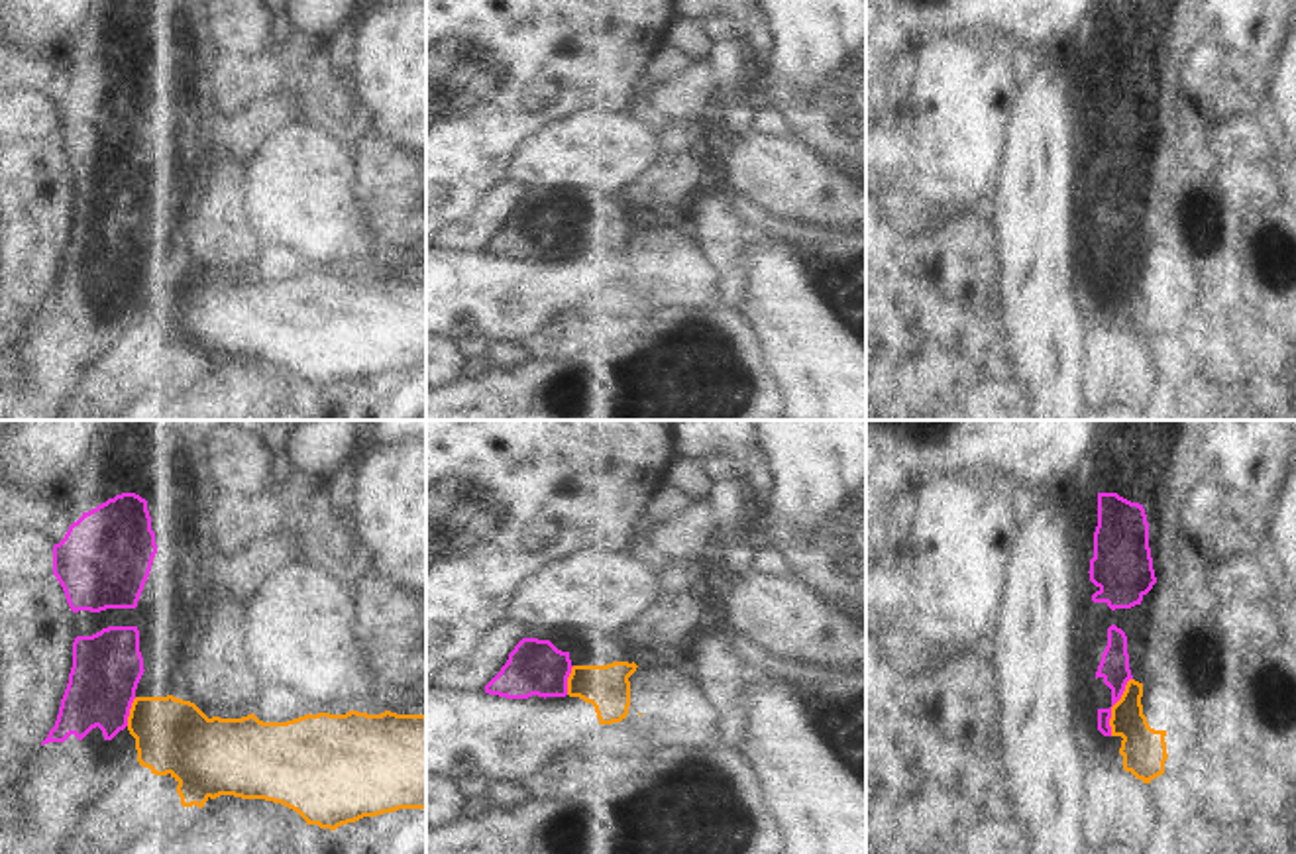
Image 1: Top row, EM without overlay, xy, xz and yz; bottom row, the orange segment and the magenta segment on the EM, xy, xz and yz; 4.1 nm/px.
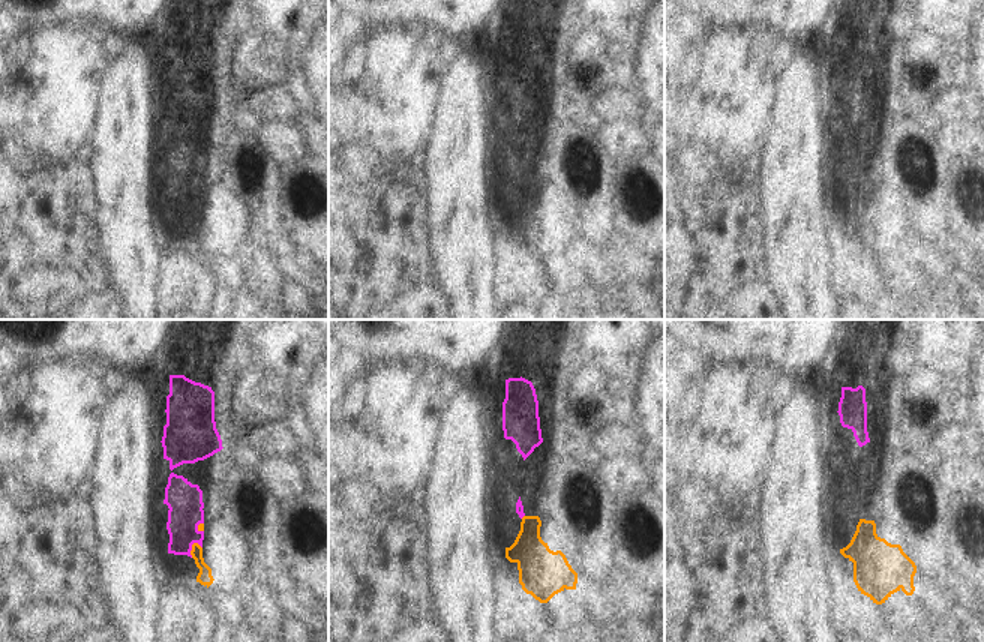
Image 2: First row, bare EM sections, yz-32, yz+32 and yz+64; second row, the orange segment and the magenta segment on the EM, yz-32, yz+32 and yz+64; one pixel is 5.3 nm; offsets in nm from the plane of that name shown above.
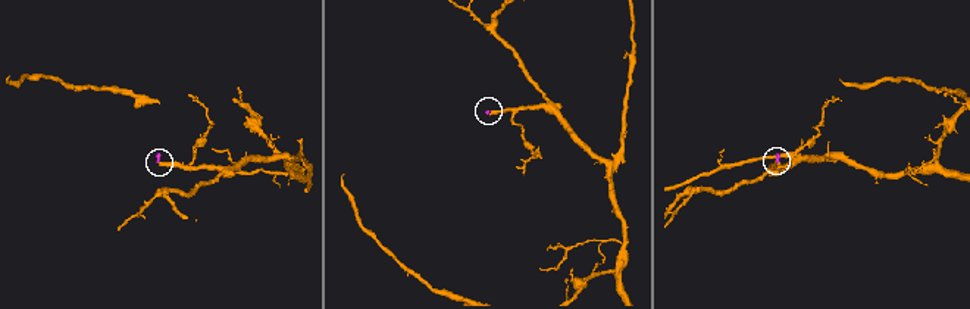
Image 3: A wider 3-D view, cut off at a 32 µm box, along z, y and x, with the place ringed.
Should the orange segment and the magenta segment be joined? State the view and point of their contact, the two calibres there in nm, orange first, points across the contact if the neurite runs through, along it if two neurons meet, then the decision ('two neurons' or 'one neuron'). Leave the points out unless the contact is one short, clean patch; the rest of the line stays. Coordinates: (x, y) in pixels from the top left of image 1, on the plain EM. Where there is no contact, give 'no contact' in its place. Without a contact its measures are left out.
meets orange in yz at (1112, 267); 190 nm thick on the orange side, 120 nm on the other; border along yz (1132, 238), (1112, 267), (1110, 295); two neurons

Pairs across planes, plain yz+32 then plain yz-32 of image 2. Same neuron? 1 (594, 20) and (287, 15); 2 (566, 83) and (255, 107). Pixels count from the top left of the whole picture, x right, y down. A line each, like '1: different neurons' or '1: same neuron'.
1: same neuron
2: different neurons

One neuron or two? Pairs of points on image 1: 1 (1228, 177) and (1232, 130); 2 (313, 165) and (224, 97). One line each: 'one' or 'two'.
1: two
2: two

